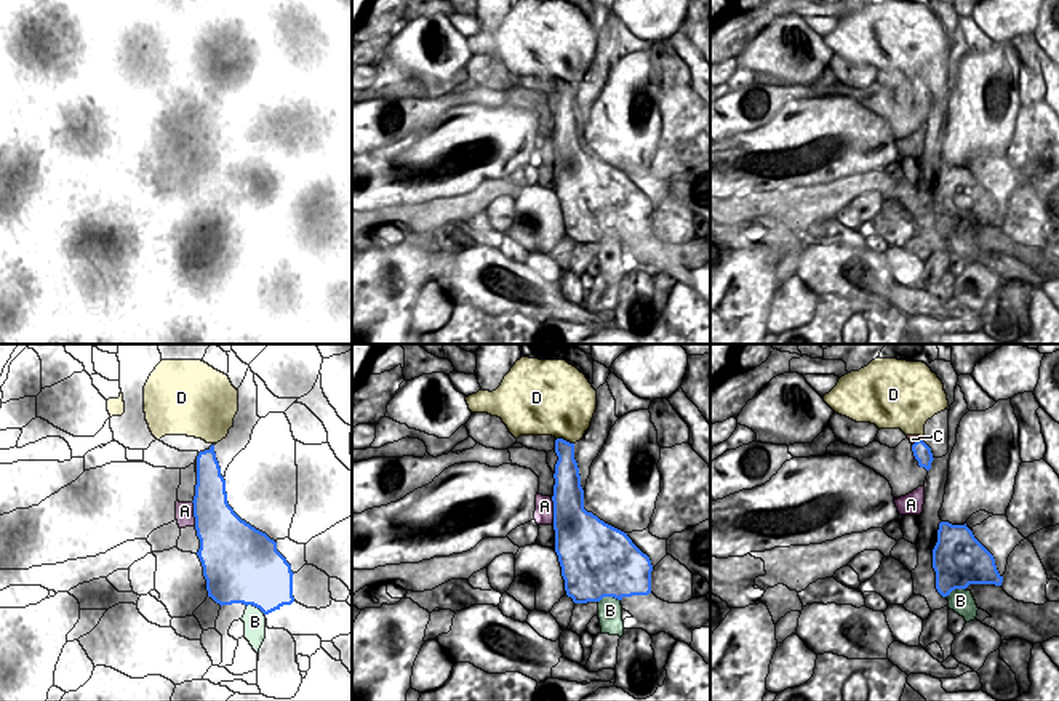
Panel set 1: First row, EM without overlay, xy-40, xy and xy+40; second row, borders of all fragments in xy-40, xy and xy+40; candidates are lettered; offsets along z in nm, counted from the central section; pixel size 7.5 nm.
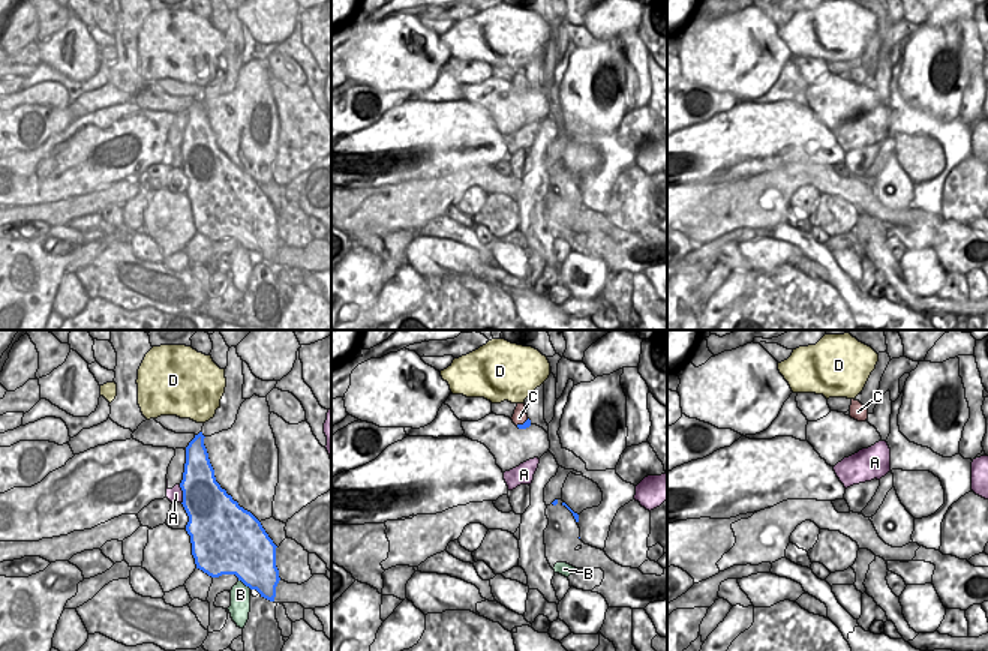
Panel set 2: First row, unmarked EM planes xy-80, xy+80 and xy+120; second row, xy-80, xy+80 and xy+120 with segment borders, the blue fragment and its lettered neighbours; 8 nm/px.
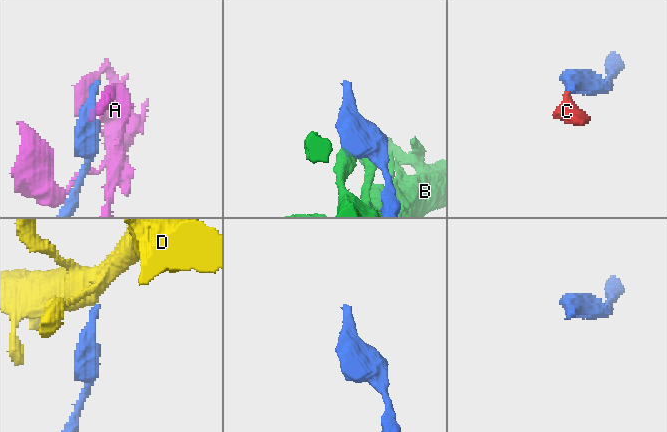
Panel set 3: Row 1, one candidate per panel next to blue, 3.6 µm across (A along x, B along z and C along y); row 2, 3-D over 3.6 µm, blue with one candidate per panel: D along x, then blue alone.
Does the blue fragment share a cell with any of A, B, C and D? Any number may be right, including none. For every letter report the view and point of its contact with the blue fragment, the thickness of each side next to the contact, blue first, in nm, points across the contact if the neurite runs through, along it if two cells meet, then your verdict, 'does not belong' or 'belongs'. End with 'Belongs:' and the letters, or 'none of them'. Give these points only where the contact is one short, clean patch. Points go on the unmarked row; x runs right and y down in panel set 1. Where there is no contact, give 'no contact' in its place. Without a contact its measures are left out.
A: xy (554, 152) | 360/140 nm | along xy (551, 140), (554, 165) | does not belong
B: xy (608, 237) | 500/190 nm | does not belong
C: xy+40 (915, 84) | 140/50 nm | along xy+40 (920, 79), (912, 87) | does not belong
D: xy (565, 82) | 190/460 nm | along xy (557, 79), (573, 85) | does not belong
Belongs: none of them

